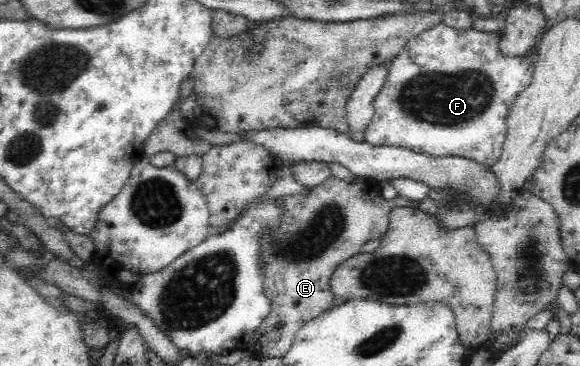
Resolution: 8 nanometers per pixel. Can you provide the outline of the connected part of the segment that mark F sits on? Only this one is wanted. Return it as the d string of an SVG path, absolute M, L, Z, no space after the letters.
M439 23L408 41L401 53L390 63L382 89L373 101L374 113L368 129L364 132L365 142L376 147L402 147L416 153L432 155L434 157L460 156L472 162L479 163L484 167L496 162L496 159L499 159L500 153L502 153L502 147L507 139L508 109L514 103L516 96L529 86L529 83L533 80L535 71L535 63L532 56L507 57L500 54L499 40L501 37L502 35L496 35L494 32L485 33L476 31L473 28L456 30L444 23Z

